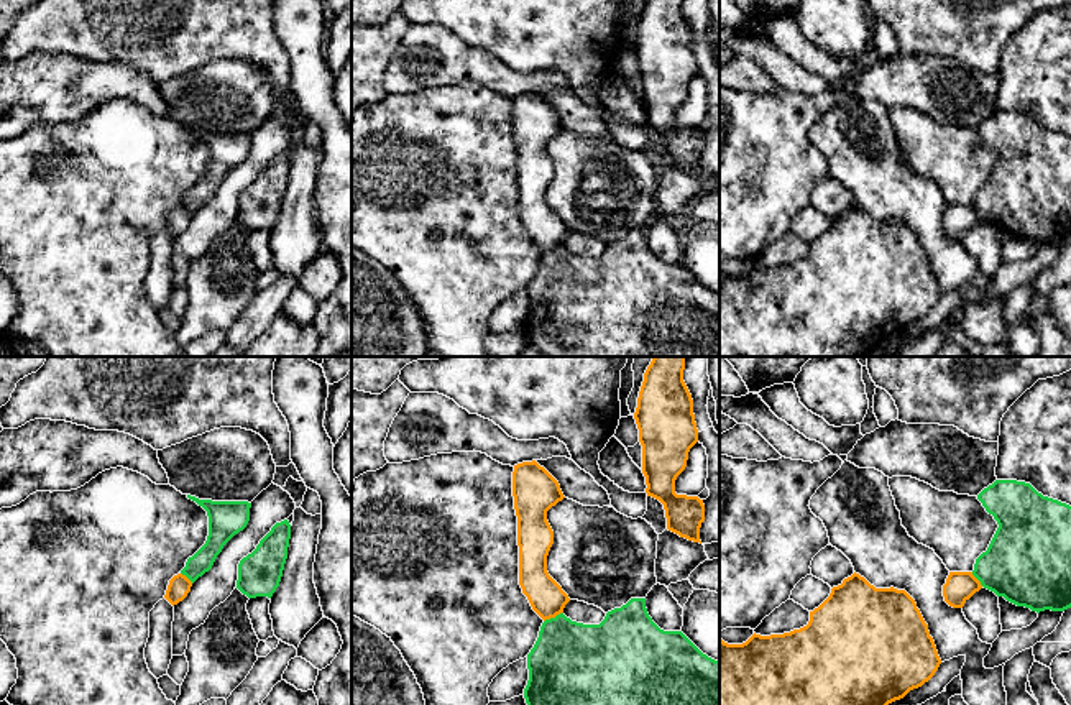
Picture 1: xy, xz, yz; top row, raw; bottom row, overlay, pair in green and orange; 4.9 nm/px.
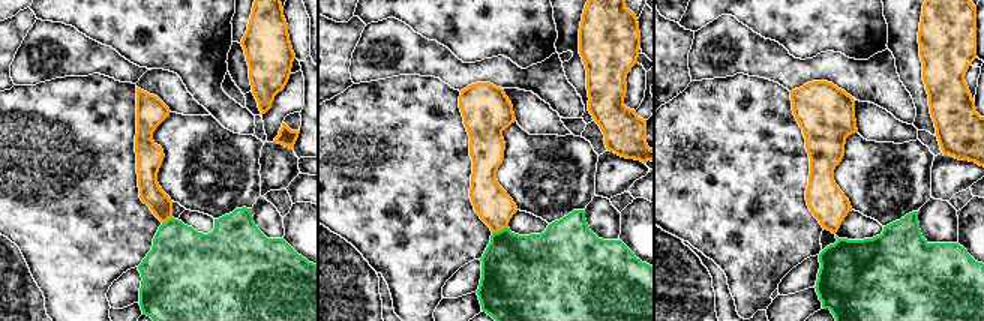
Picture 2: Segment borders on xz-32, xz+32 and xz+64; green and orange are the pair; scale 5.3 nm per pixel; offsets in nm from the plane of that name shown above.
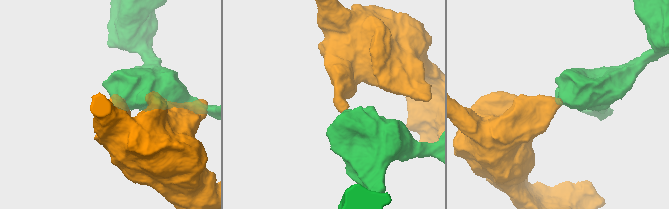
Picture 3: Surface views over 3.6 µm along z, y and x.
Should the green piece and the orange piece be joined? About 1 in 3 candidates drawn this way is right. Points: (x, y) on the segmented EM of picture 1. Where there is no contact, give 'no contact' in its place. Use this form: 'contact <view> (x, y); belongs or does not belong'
contact xz (552, 618); does not belong

